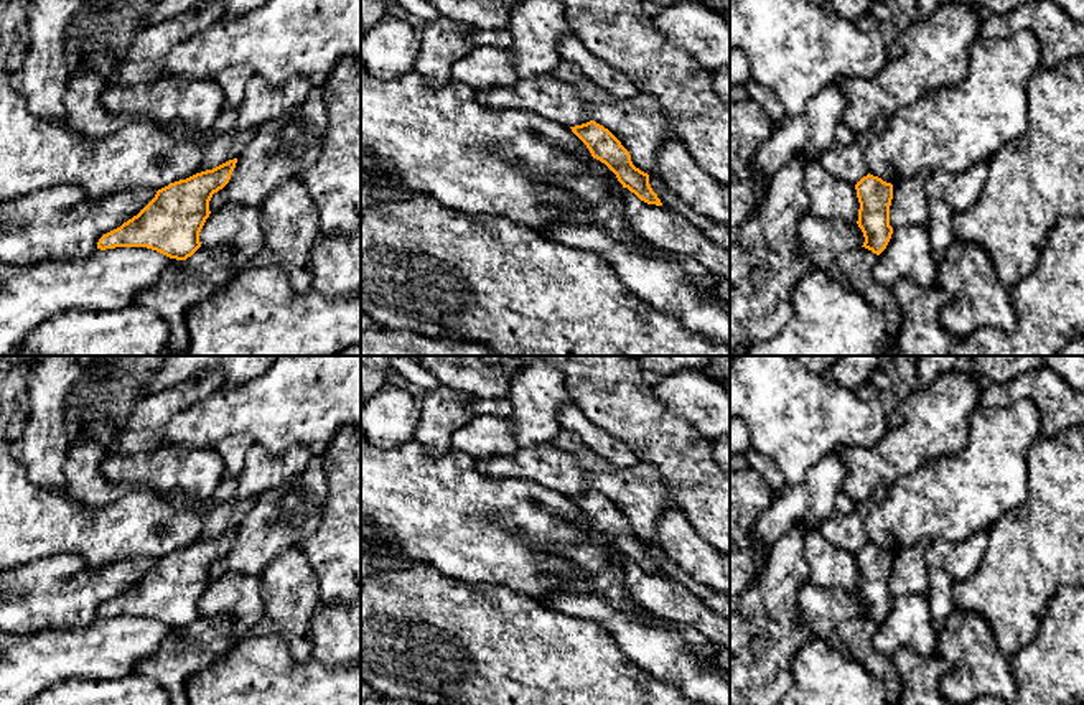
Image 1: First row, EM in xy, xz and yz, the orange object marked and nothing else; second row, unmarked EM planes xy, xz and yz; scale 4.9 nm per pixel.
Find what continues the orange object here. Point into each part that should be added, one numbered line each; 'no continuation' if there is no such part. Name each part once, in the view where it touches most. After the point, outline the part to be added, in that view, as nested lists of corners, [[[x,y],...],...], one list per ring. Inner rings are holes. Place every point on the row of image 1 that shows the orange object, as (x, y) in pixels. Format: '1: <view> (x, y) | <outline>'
no continuation

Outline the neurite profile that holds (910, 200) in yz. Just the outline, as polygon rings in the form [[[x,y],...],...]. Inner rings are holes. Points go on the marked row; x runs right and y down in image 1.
[[[924,168],[914,176],[904,178],[893,184],[893,199],[890,206],[890,226],[926,226],[929,221],[929,196],[926,193],[926,183],[931,178],[932,170]]]

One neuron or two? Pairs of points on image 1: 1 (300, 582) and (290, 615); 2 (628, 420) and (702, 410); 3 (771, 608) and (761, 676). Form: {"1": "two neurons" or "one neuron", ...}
{"1": "one neuron", "2": "two neurons", "3": "one neuron"}

